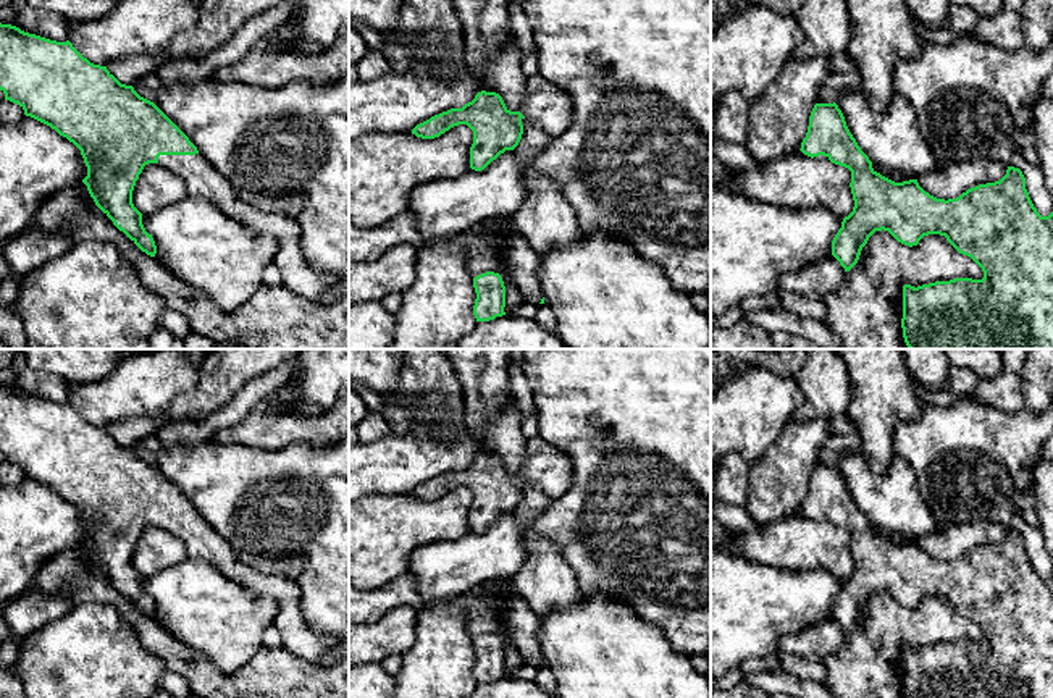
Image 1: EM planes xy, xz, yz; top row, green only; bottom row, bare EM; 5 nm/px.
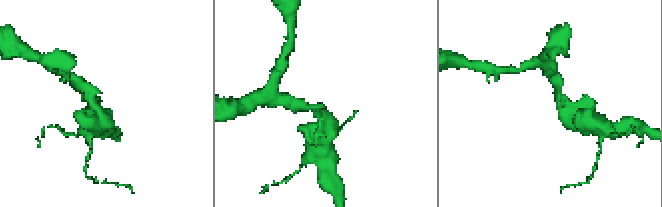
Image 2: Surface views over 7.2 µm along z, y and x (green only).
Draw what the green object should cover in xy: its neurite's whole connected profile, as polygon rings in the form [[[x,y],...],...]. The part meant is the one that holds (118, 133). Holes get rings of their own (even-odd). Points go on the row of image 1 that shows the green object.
[[[0,23],[0,90],[5,94],[5,100],[18,103],[26,116],[50,126],[81,150],[87,166],[87,176],[82,183],[87,186],[95,205],[147,255],[155,257],[157,246],[152,234],[142,225],[142,213],[132,204],[132,191],[144,166],[158,163],[184,179],[189,196],[200,196],[245,228],[271,236],[278,242],[273,265],[281,271],[283,284],[294,294],[318,302],[328,289],[344,280],[318,271],[305,260],[302,229],[292,217],[262,212],[245,202],[233,184],[213,168],[189,137],[153,102],[141,97],[132,86],[121,84],[107,66],[90,63],[69,40],[50,40]]]

